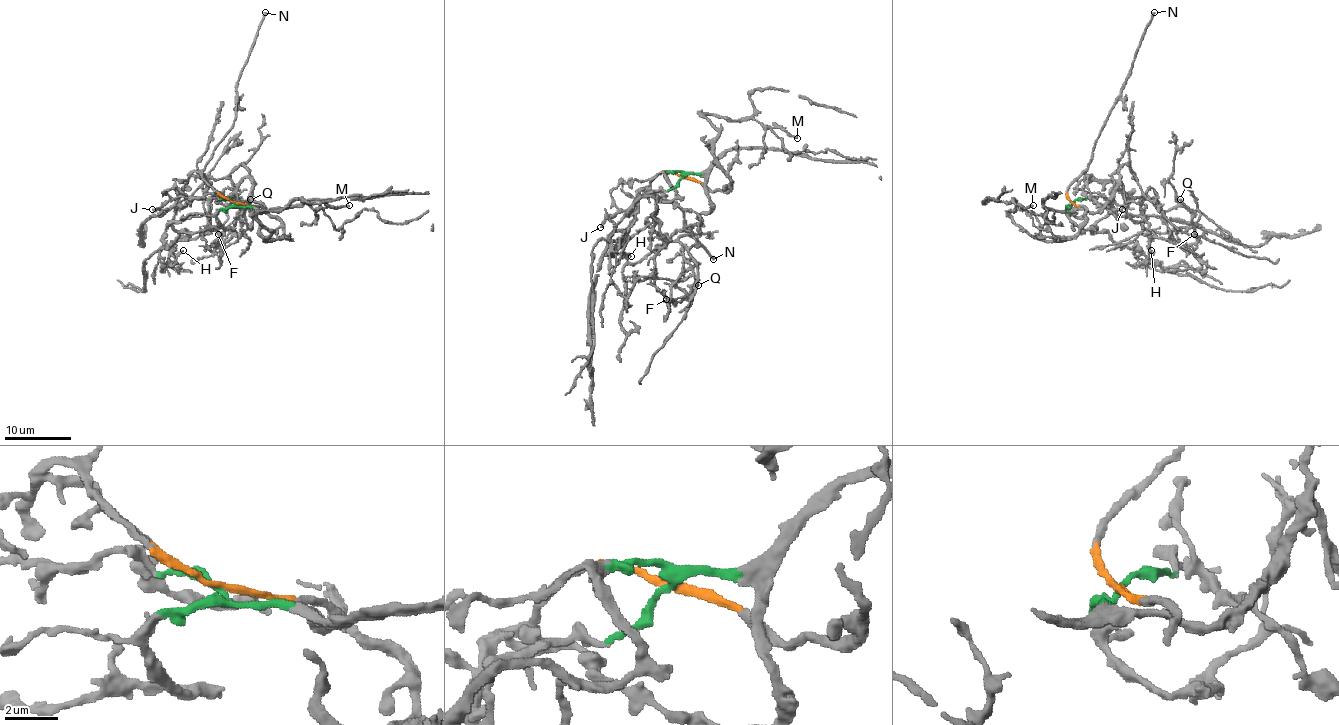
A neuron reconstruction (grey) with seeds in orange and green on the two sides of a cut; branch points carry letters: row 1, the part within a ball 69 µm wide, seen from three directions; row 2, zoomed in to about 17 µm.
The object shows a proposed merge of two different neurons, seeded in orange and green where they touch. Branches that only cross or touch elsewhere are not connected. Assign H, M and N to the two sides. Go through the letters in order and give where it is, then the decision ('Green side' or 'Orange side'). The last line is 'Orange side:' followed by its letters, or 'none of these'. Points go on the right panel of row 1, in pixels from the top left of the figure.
H: Place: (1151, 250). Green side
M: Place: (1033, 205). Orange side
N: Place: (1154, 12). Orange side
Orange side: M, N

